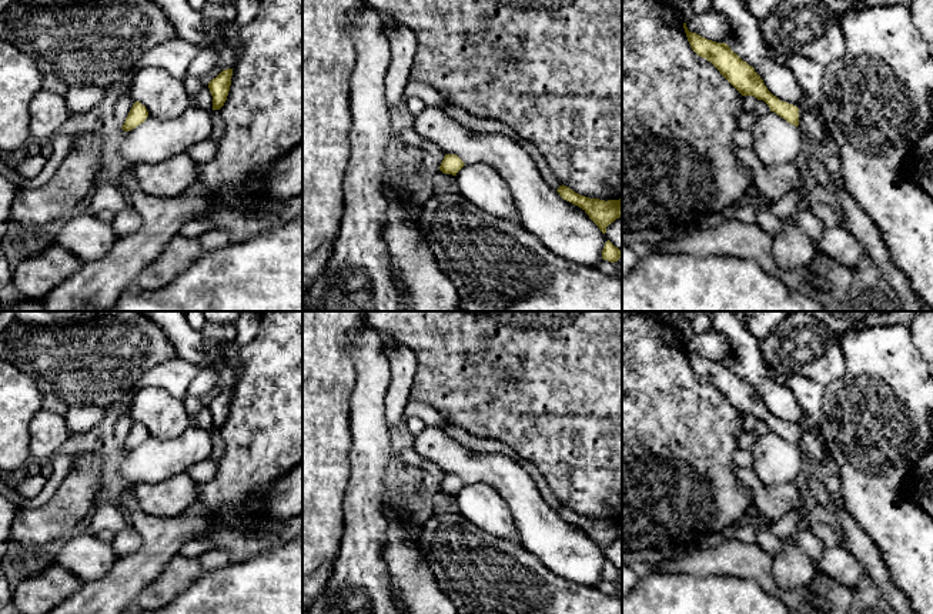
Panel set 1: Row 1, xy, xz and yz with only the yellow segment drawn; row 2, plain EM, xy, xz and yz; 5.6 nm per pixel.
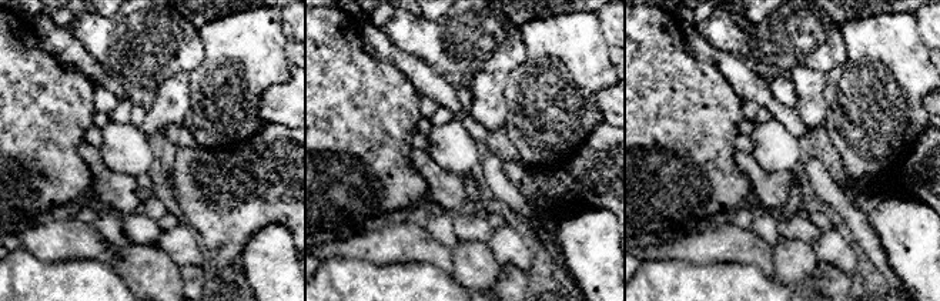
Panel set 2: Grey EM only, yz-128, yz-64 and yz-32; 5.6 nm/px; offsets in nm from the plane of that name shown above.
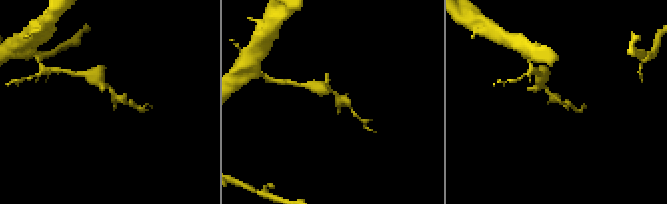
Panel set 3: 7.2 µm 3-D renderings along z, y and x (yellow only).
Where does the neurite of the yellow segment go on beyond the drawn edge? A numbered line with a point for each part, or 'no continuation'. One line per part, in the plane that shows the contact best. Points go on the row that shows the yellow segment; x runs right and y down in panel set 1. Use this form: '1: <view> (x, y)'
no continuation

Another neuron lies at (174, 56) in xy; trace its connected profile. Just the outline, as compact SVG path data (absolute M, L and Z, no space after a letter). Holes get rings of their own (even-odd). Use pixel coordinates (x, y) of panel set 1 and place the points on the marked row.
M175 37L164 41L146 51L128 73L124 84L126 91L118 97L114 107L114 120L118 127L123 127L136 100L130 96L128 87L137 71L146 67L160 67L167 70L173 77L183 80L187 74L187 67L201 50L200 44Z

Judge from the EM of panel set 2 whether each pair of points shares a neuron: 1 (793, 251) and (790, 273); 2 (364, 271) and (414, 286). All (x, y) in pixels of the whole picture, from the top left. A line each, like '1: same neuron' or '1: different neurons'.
1: same neuron
2: same neuron

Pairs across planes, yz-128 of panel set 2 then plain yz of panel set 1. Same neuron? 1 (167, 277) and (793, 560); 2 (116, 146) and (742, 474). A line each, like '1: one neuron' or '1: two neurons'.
1: one neuron
2: two neurons

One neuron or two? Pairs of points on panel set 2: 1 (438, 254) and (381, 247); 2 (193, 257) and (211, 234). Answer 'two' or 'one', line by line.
1: one
2: two

